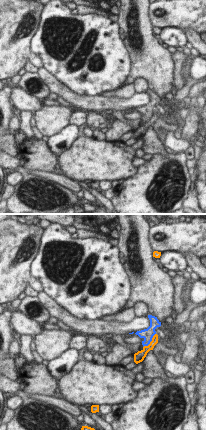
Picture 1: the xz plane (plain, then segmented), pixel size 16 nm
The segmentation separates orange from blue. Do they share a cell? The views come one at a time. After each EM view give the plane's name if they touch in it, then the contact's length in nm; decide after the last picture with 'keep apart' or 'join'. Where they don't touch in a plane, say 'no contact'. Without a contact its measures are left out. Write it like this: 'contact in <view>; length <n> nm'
contact in xz; length 320 nm

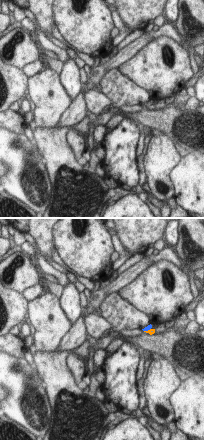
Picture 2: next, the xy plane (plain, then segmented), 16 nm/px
contact in xy; length 120 nm

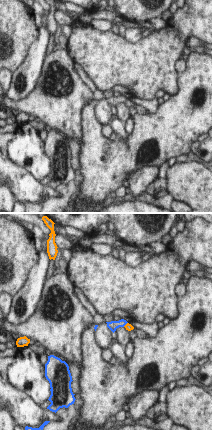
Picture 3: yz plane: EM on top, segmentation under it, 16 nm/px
contact in yz; length 110 nm

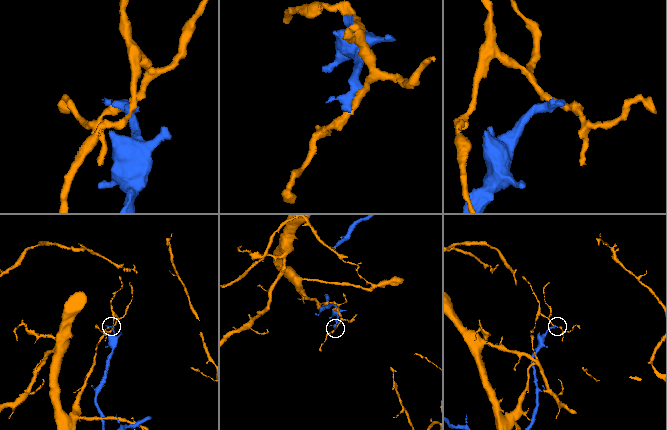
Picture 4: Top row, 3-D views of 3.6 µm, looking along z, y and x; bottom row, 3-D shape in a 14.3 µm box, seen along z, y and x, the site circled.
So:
keep apart

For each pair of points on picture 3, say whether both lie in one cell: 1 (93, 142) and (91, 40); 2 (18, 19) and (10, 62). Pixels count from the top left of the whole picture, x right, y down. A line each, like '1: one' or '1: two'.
1: two
2: one

